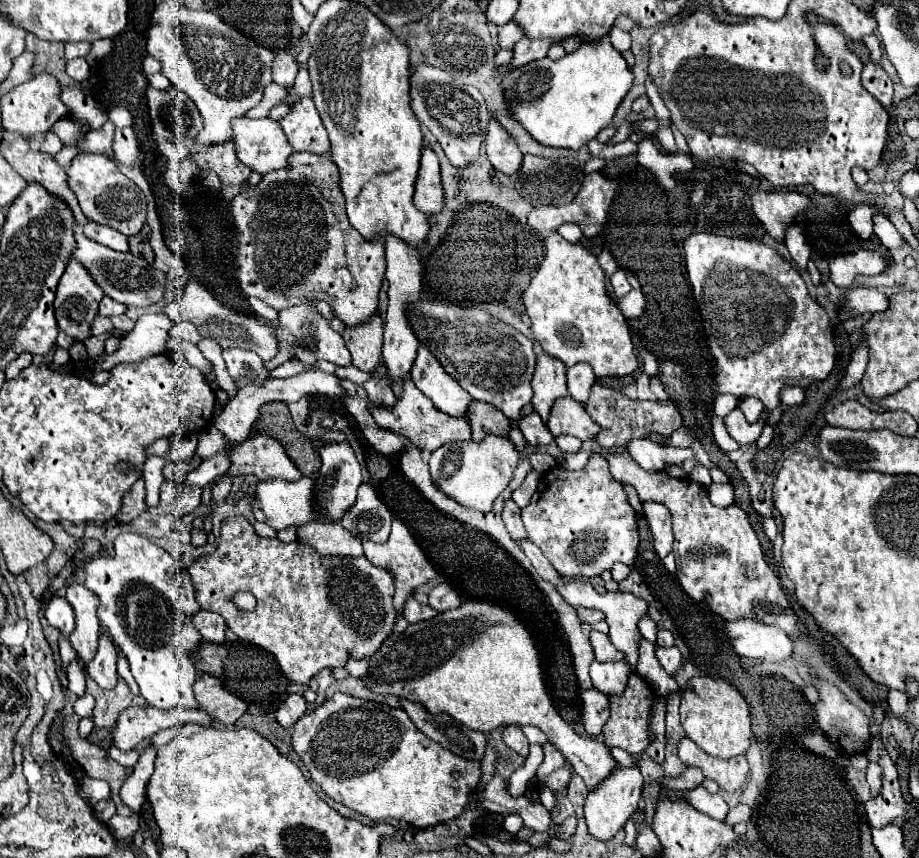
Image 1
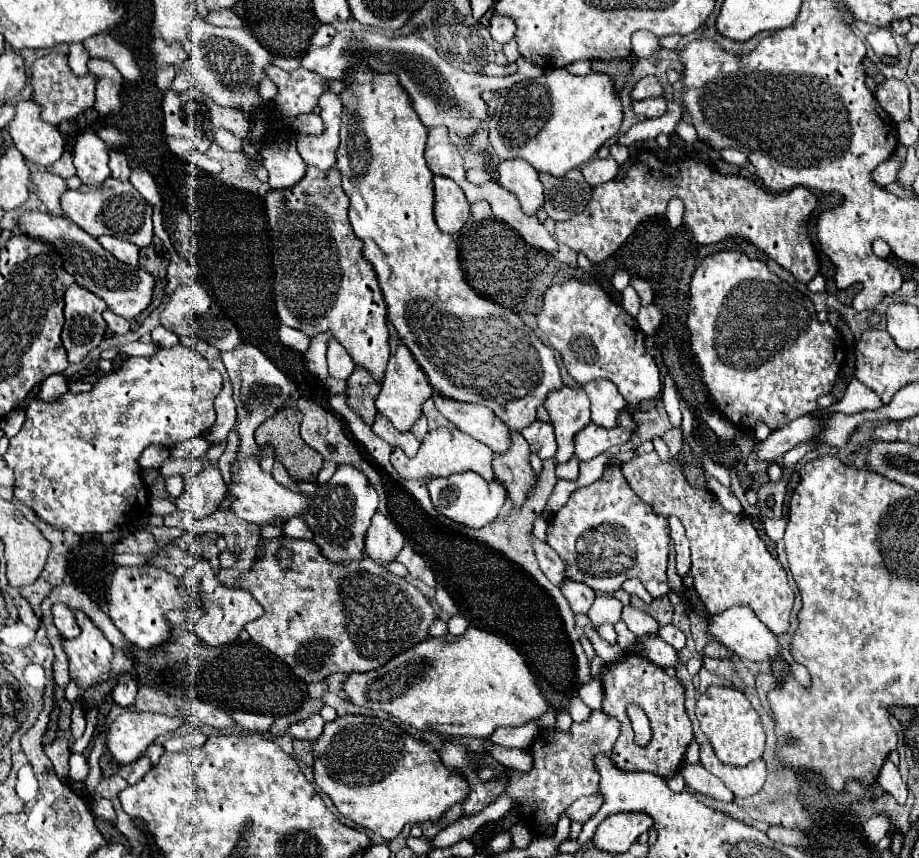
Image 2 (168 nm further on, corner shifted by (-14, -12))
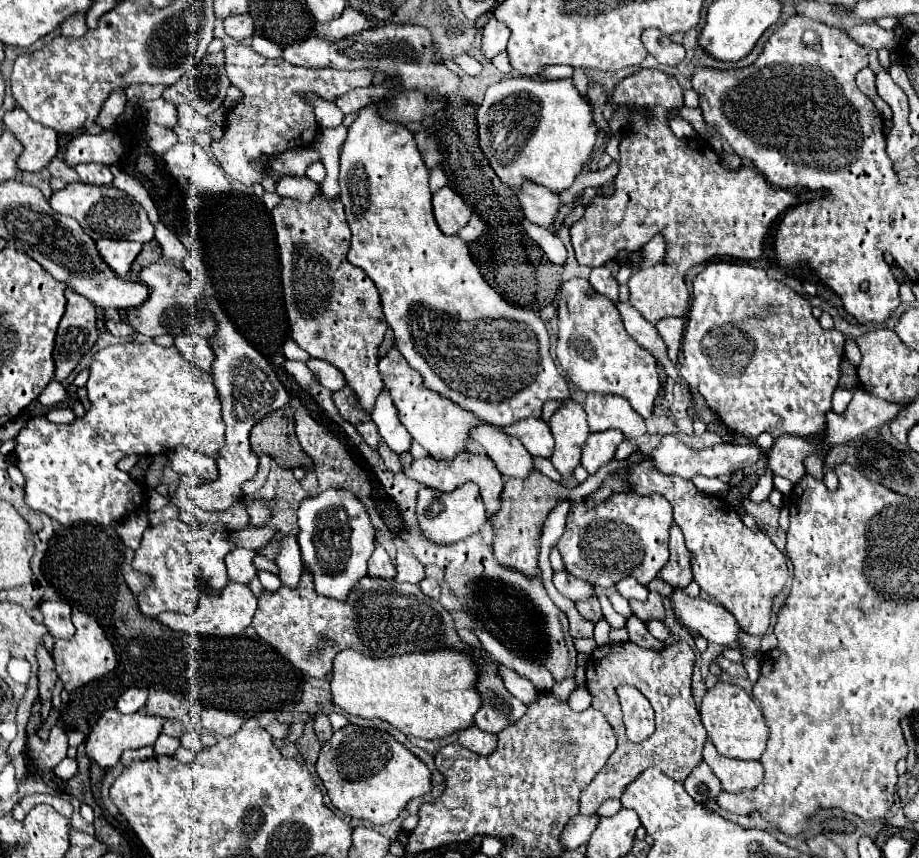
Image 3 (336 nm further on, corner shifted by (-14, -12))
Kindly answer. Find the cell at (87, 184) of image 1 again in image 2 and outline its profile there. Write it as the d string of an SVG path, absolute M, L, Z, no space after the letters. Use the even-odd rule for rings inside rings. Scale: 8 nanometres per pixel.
M114 178L104 180L98 186L80 186L78 190L66 190L60 198L60 206L64 216L68 216L74 224L78 224L84 232L98 238L102 234L122 238L126 242L144 248L152 242L152 208L150 204L136 192L130 182L120 182Z

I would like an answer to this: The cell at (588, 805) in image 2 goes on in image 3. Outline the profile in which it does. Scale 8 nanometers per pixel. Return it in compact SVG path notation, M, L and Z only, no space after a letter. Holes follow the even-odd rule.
M632 642L624 644L606 644L598 646L586 662L586 686L592 694L592 706L600 710L606 720L612 724L618 746L610 754L606 766L600 774L582 790L580 794L580 814L592 816L602 802L608 798L620 798L622 788L626 788L638 774L646 768L658 768L662 774L676 782L684 782L690 770L702 762L702 746L706 742L706 730L700 722L700 714L696 710L690 678L694 668L694 652L686 642L676 642L666 646L662 654L652 650L642 650ZM620 684L636 686L652 704L656 712L656 732L644 740L642 744L634 744L626 738L626 726L622 720L620 702L616 696L616 688Z

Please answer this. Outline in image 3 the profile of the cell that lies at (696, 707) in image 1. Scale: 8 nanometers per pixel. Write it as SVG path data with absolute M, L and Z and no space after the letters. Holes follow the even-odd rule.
M718 682L704 694L700 704L700 714L708 738L714 742L716 750L722 756L736 758L736 760L758 760L762 756L768 740L768 728L764 724L764 716L760 708L752 700L752 696L746 694L744 688Z

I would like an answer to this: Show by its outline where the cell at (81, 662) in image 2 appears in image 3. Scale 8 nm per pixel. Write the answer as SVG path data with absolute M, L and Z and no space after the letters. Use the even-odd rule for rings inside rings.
M76 612L72 616L72 622L76 626L74 638L56 640L54 648L52 648L52 658L56 662L58 678L64 682L64 688L68 692L72 692L72 690L76 690L76 688L80 688L80 686L84 686L92 680L98 680L98 678L106 676L110 670L114 670L114 666L118 662L112 642L106 638L104 630L98 626L98 622L94 618L90 618L84 612Z

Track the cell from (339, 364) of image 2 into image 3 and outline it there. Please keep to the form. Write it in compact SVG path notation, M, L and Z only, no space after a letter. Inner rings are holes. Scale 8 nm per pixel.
M312 358L312 360L308 360L308 368L316 374L318 382L322 386L326 386L328 390L332 390L332 392L342 390L344 384L346 384L344 374L336 366L332 366L330 362L326 362L326 360L314 360Z

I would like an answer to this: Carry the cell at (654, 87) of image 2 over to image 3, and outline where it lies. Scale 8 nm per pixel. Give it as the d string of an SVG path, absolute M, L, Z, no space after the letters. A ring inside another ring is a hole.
M638 70L632 76L624 78L614 94L614 104L642 106L640 112L632 116L632 126L626 130L624 140L620 142L620 172L614 180L612 196L596 196L592 204L584 210L584 216L569 227L570 240L576 250L576 260L582 266L596 268L616 258L618 252L626 250L636 252L658 232L666 236L666 256L664 262L648 269L639 269L628 281L629 302L650 322L656 324L660 318L684 316L688 308L688 288L684 284L684 274L690 266L706 262L714 256L730 256L740 260L760 258L764 254L766 236L776 222L776 218L794 206L796 194L772 188L762 174L752 168L724 170L718 162L716 152L704 140L680 140L668 128L666 114L674 106L682 106L682 88L674 76L668 76L660 70Z

